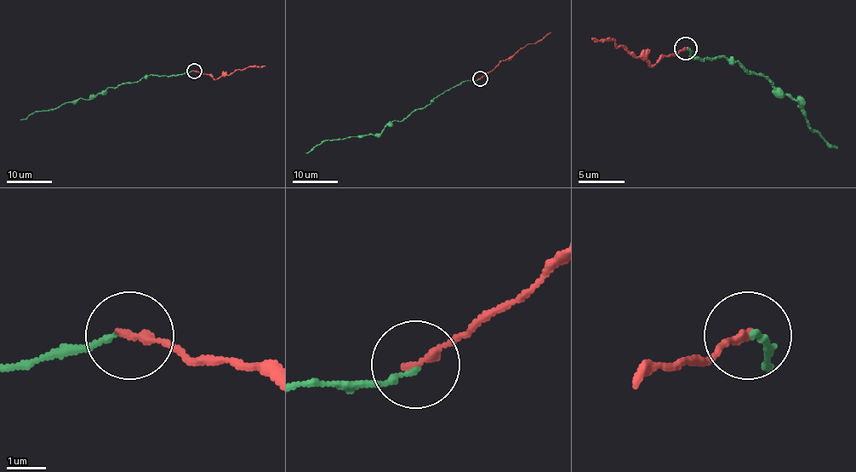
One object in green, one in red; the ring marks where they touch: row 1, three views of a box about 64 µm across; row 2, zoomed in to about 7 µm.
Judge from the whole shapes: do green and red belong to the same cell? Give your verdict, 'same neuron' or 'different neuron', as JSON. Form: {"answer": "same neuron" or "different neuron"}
{"answer": "same neuron"}

